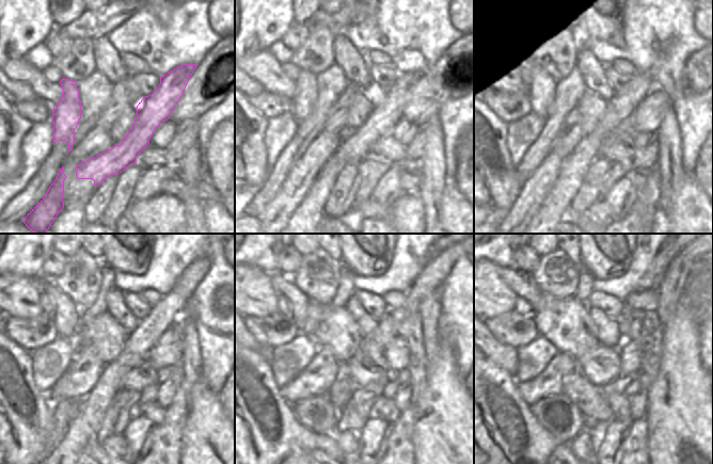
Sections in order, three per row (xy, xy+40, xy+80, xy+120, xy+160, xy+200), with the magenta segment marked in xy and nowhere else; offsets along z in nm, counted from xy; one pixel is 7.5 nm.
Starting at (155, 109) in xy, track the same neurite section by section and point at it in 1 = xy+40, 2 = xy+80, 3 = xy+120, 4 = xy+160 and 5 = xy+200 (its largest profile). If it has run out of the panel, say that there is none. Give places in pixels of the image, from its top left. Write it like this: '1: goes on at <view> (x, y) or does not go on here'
1: goes on at xy+40 (387, 109)
2: goes on at xy+80 (619, 107)
3: goes on at xy+120 (138, 345)
4: goes on at xy+160 (437, 269)
5: goes on at xy+200 (688, 255)

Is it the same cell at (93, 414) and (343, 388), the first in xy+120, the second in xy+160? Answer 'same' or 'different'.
same

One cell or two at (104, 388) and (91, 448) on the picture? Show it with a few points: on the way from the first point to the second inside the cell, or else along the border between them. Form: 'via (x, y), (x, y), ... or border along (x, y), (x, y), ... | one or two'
border along (95, 436), (82, 451) | two

